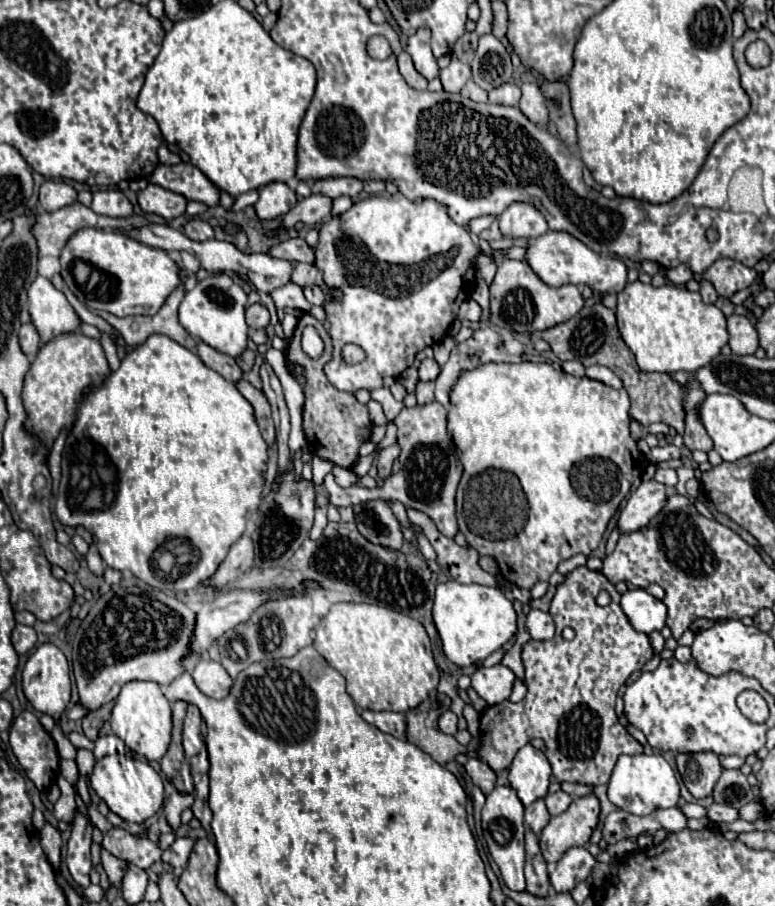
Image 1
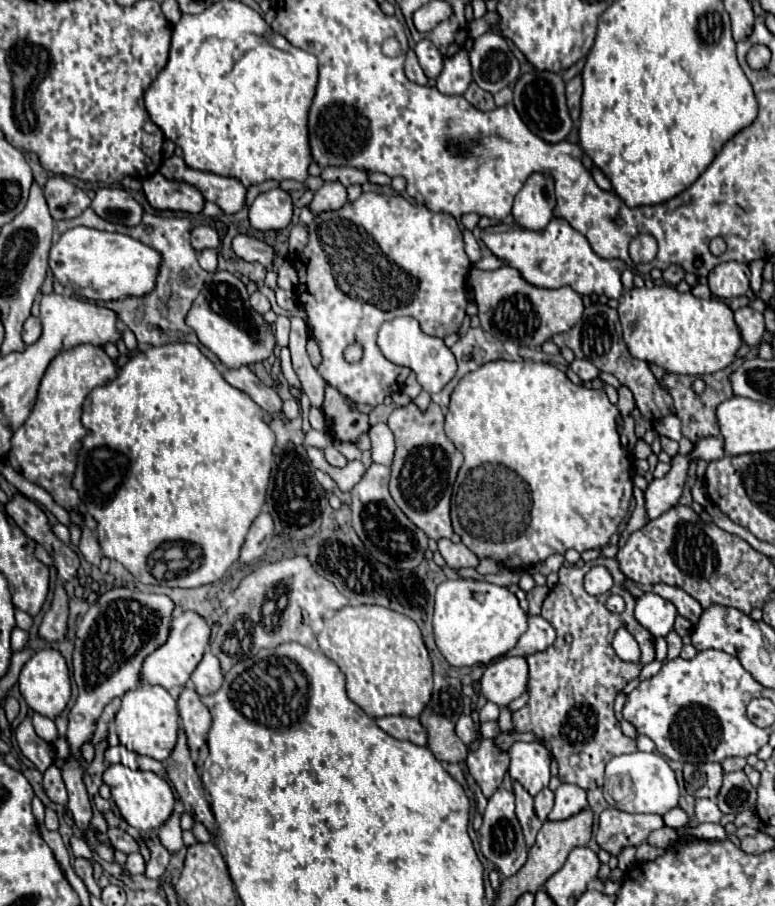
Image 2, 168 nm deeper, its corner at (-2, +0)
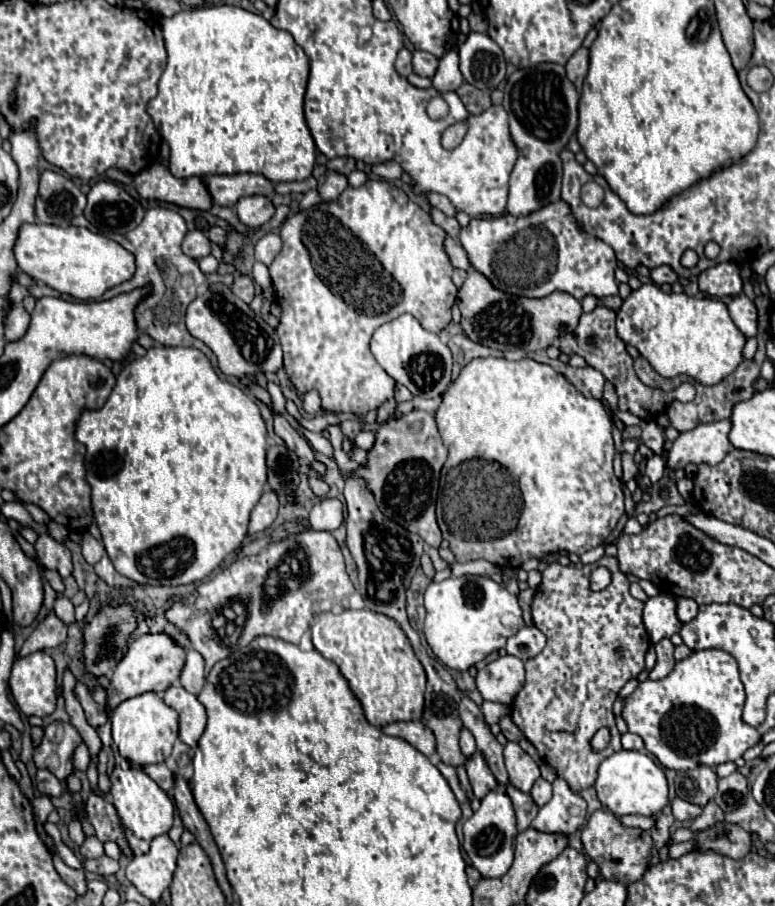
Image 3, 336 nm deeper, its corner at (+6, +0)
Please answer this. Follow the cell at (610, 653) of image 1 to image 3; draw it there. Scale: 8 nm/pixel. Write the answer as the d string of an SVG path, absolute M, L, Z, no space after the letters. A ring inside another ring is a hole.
M603 555L595 565L563 567L559 563L551 563L543 571L543 581L533 599L533 623L545 633L547 645L537 657L525 661L527 679L523 689L517 693L511 709L513 723L535 745L543 761L557 771L557 777L563 777L571 789L575 789L575 793L591 787L595 783L599 763L623 749L621 733L615 727L611 707L617 699L619 689L645 669L645 653L649 649L649 637L641 621L643 603L629 593L629 579L619 571L617 559ZM595 565L607 567L613 575L611 585L599 593L593 593L589 589L589 573L595 569ZM601 727L609 729L611 741L607 749L595 751L591 747L591 739Z

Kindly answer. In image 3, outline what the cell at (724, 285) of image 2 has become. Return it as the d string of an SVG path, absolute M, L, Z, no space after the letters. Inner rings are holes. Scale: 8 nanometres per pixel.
M717 263L699 275L699 289L711 297L735 297L741 293L739 267L735 263Z

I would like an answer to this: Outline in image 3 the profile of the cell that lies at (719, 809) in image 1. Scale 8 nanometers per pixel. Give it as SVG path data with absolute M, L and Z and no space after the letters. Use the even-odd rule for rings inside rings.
M675 799L675 801L671 803L671 807L673 807L675 819L679 819L679 821L693 821L693 819L699 817L701 811L703 811L703 807L691 805L689 801L683 801L683 799Z

